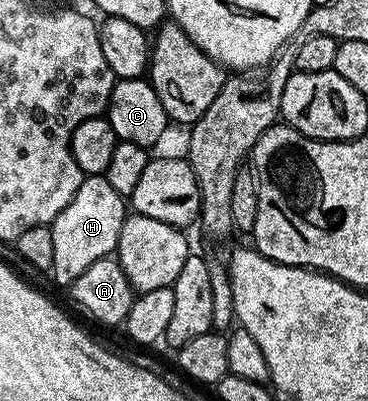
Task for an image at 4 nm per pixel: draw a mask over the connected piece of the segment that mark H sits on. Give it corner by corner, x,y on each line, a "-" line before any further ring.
91,174
82,177
79,192
75,192
75,196
71,196
71,204
67,204
67,208
63,208
63,212
59,212
59,216
55,216
55,220
49,226
51,240
55,247
51,277
65,288
72,287
73,282
79,280
79,276
83,276
83,272
87,272
87,268
91,268
91,264
95,264
95,260
110,257
117,249
119,232
123,228
126,217
126,195
115,192
115,188
111,188
111,184
102,175

